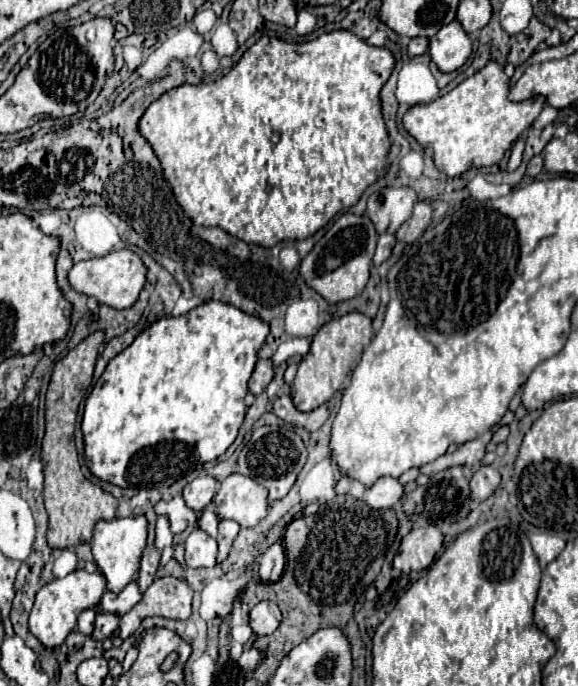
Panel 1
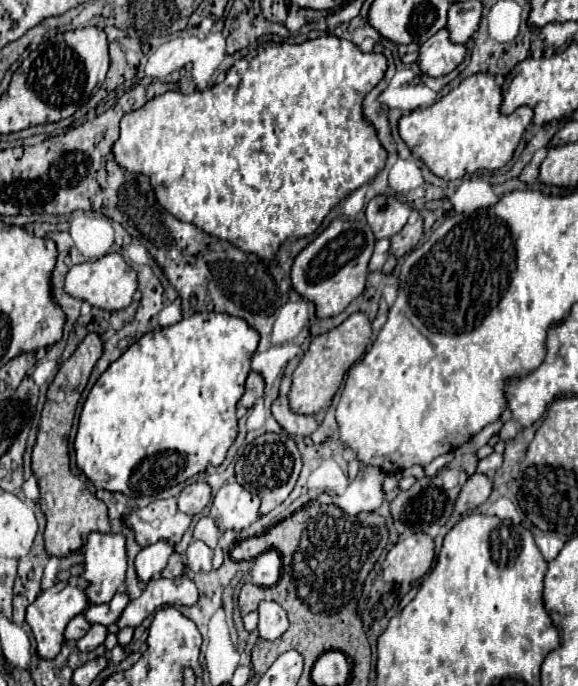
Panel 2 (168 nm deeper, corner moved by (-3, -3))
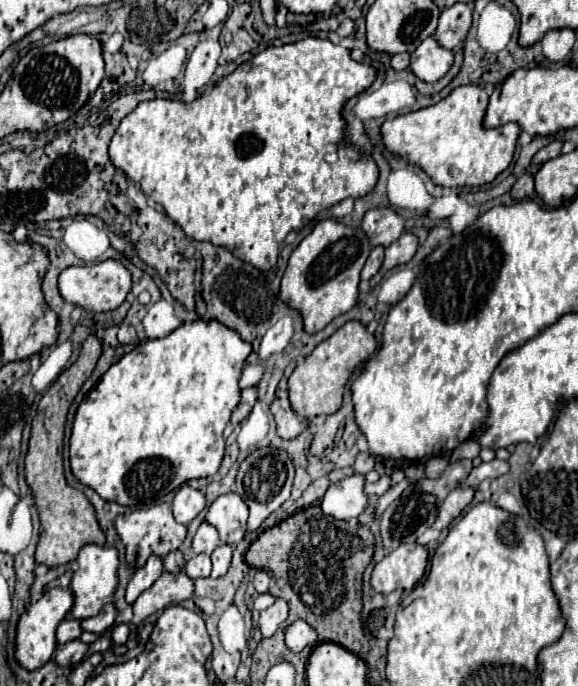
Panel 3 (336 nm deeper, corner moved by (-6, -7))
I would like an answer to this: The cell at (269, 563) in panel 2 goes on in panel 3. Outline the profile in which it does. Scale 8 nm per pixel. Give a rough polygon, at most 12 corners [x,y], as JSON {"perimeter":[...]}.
{"perimeter":[[257,569],[253,585],[265,593],[271,583],[271,575],[265,569]]}

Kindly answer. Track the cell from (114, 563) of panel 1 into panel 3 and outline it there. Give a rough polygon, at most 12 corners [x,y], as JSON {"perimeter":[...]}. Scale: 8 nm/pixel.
{"perimeter":[[89,543],[73,573],[69,615],[97,615],[119,585],[115,547]]}

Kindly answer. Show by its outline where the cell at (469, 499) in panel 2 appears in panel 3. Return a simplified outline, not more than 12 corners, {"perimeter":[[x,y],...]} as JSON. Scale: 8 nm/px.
{"perimeter":[[457,487],[445,499],[435,529],[449,527],[473,501],[475,489]]}

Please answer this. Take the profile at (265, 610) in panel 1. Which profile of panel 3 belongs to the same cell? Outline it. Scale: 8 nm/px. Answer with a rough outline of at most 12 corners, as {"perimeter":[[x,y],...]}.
{"perimeter":[[277,599],[261,611],[259,629],[265,639],[273,637],[287,619],[287,603]]}

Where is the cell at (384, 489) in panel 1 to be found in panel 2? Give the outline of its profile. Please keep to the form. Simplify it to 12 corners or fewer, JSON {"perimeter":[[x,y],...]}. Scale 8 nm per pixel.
{"perimeter":[[362,465],[342,495],[320,495],[348,515],[382,505],[378,467]]}

